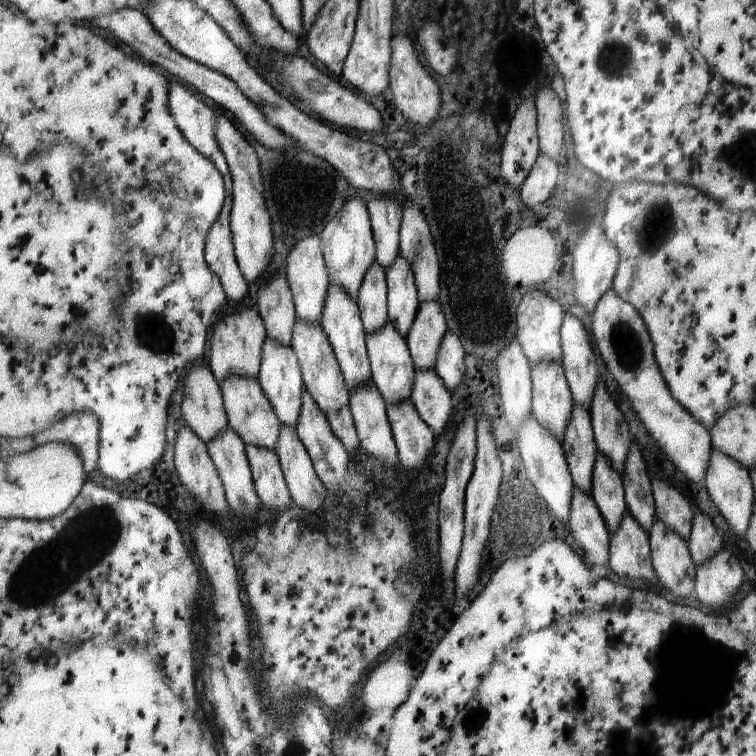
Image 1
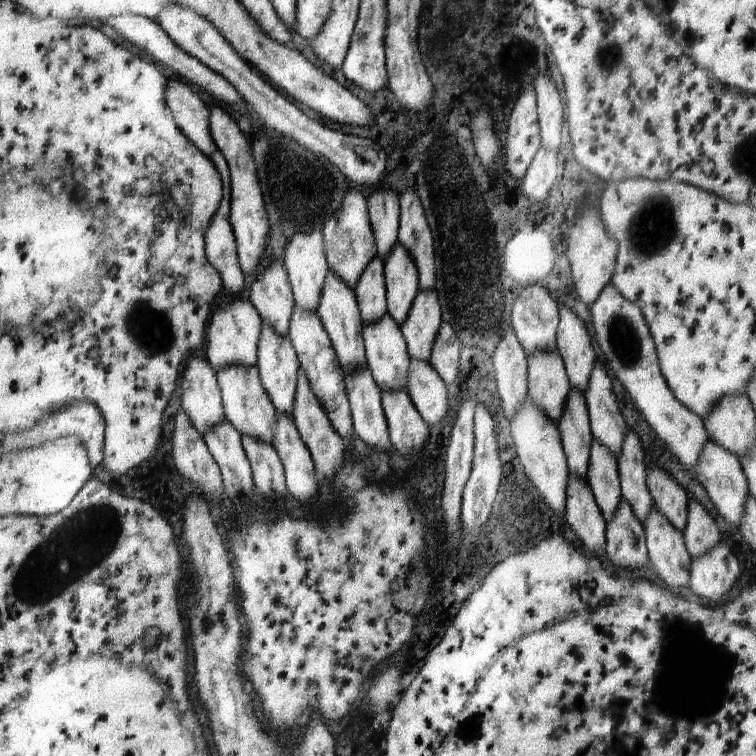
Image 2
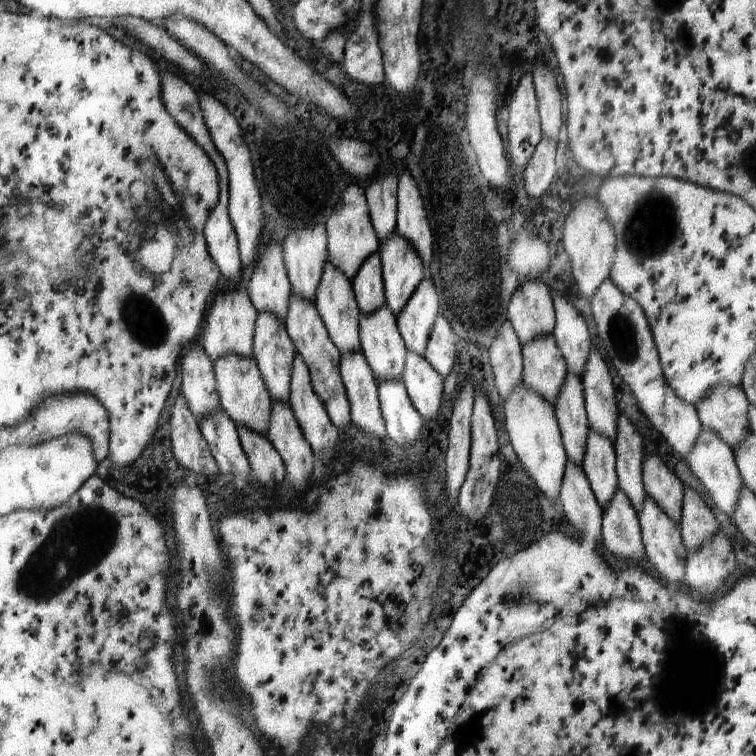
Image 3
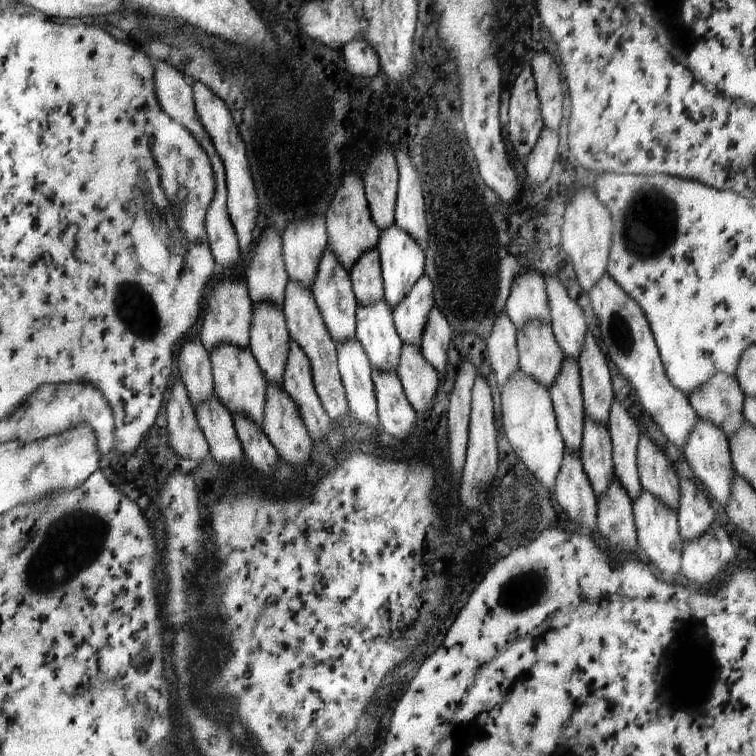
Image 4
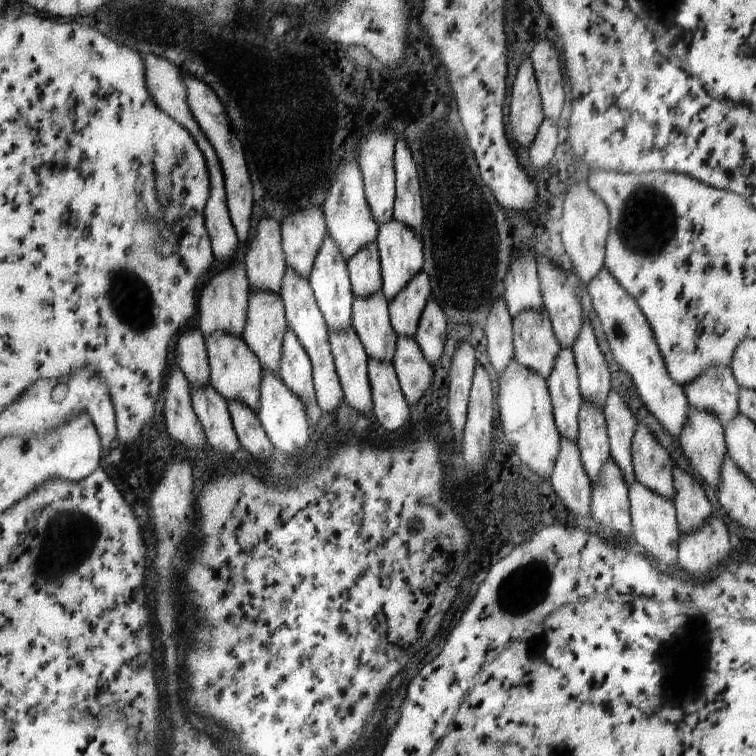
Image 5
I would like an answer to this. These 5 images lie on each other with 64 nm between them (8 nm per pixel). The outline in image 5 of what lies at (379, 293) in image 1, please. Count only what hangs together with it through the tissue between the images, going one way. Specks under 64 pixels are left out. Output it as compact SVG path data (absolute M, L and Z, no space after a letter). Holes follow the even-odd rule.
M374 243L362 248L362 251L347 263L347 272L356 297L367 298L381 292L379 251Z

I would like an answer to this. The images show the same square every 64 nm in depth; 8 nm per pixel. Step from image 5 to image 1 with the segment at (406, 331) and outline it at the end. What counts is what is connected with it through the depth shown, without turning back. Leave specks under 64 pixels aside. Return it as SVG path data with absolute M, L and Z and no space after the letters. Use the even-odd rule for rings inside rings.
M438 300L419 303L416 318L405 341L415 368L434 370L440 342L449 329Z

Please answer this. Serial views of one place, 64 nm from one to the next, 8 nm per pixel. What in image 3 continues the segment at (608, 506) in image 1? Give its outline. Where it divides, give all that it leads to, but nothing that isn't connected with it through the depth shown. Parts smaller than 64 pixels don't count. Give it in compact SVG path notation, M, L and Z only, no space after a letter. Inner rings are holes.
M589 428L582 466L594 496L603 509L608 508L614 492L619 488L615 462L612 440Z

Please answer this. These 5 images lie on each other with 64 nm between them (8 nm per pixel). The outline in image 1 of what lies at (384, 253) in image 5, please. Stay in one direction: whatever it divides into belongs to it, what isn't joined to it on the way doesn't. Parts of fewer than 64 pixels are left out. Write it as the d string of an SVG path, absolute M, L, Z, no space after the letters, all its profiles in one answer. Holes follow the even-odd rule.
M402 255L394 260L394 264L390 264L390 268L385 269L385 273L388 321L394 324L402 337L408 336L420 306L414 274Z

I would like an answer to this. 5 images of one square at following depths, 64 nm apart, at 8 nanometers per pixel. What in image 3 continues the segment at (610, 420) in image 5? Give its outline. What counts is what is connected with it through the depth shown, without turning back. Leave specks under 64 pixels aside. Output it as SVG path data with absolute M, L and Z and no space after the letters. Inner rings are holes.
M618 414L618 426L616 426L616 438L613 445L616 453L618 486L638 513L642 510L644 498L648 497L644 480L642 480L644 446L642 436L638 434L636 426L622 414Z

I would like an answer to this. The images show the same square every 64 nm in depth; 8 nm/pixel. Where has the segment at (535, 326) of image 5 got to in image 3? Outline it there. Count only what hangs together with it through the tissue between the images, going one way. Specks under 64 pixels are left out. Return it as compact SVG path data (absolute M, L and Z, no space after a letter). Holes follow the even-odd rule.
M553 334L522 344L522 362L523 384L554 407L566 380L567 366Z

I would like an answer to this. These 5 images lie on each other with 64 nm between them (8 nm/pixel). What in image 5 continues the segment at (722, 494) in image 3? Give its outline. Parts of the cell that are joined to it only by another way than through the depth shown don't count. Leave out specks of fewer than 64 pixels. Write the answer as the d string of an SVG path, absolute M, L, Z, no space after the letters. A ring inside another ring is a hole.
M691 407L688 423L678 438L695 476L719 490L722 464L727 456L724 428L709 413Z

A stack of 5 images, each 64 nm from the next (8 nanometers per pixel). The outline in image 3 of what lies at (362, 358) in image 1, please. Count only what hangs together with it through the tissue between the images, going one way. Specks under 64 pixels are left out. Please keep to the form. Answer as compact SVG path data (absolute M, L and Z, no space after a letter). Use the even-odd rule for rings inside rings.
M326 260L326 264L324 264L324 272L322 272L318 291L315 293L314 304L329 337L336 345L336 348L338 348L340 354L350 354L350 352L361 350L358 334L361 310L359 309L351 281L330 260Z

